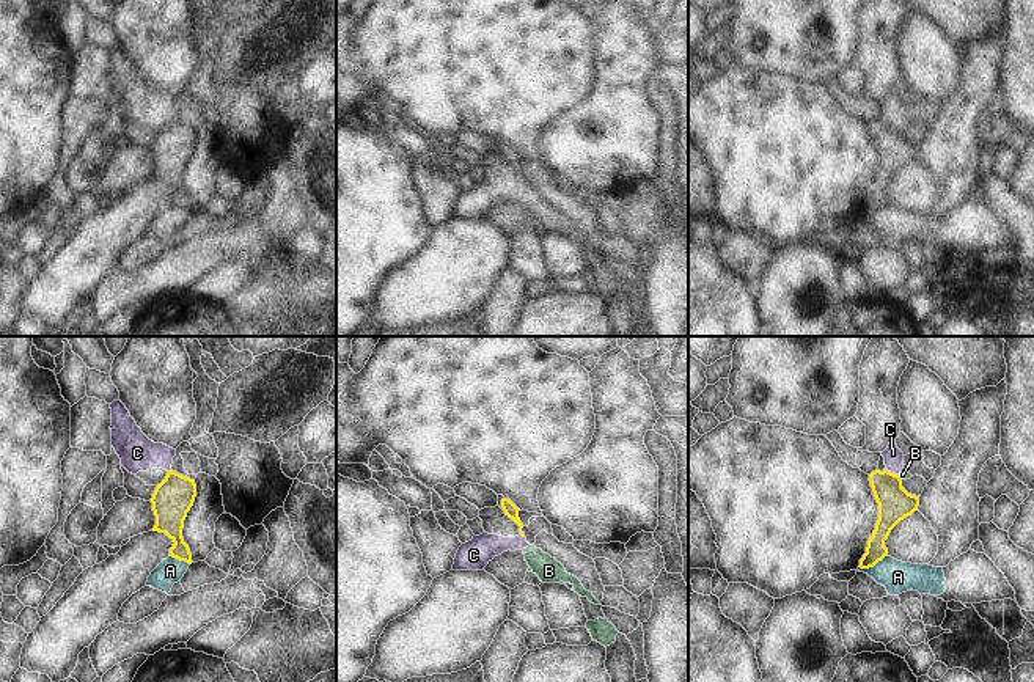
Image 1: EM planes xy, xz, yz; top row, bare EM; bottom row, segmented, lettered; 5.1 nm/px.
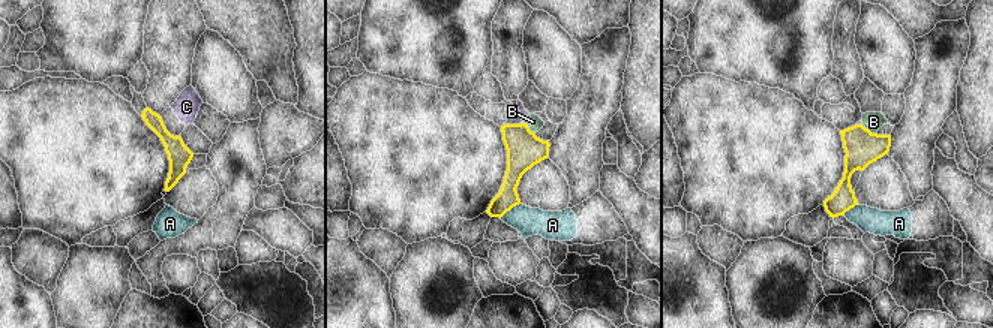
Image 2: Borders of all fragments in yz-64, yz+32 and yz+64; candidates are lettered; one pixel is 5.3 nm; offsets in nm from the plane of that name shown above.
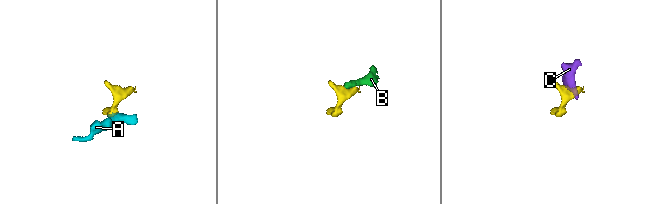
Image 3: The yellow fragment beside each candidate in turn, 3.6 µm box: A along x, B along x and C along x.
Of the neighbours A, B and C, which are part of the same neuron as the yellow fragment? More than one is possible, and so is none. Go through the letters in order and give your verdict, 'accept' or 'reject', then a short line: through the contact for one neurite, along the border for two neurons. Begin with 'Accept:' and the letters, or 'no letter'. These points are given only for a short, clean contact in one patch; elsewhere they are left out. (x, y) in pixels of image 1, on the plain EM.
Accept: no letter
A: reject; line yz (887, 203), (872, 214), (858, 216)
B: reject; line yz (898, 123), (901, 128)
C: reject; line yz (887, 117), (898, 123)

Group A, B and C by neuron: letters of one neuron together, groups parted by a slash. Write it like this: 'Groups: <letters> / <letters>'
Groups: A / B C

